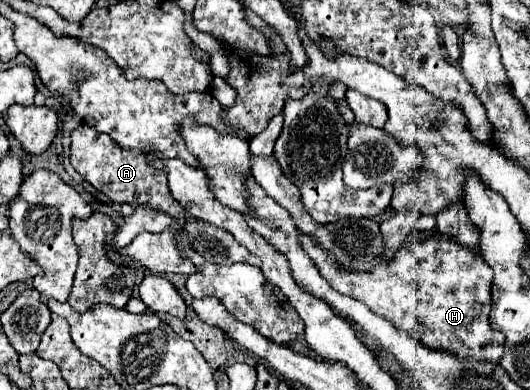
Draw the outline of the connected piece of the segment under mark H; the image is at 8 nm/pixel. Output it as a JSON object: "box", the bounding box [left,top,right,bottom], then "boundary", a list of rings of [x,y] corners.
{"box":[300,233,504,363],"boundary":[[[300,233],[300,243],[304,251],[312,257],[316,267],[320,269],[322,277],[340,293],[350,295],[364,305],[368,305],[376,315],[384,317],[398,329],[406,331],[410,337],[416,341],[424,343],[430,349],[440,349],[440,351],[450,351],[456,357],[464,361],[476,361],[476,359],[486,359],[498,363],[498,359],[504,353],[504,335],[500,331],[492,331],[488,313],[492,305],[492,269],[488,263],[484,263],[482,257],[474,255],[466,247],[460,247],[454,241],[448,239],[428,239],[420,245],[408,245],[396,251],[392,263],[388,265],[378,265],[370,273],[348,273],[344,269],[338,269],[336,261],[322,251],[322,247],[316,247],[316,243]]]}

